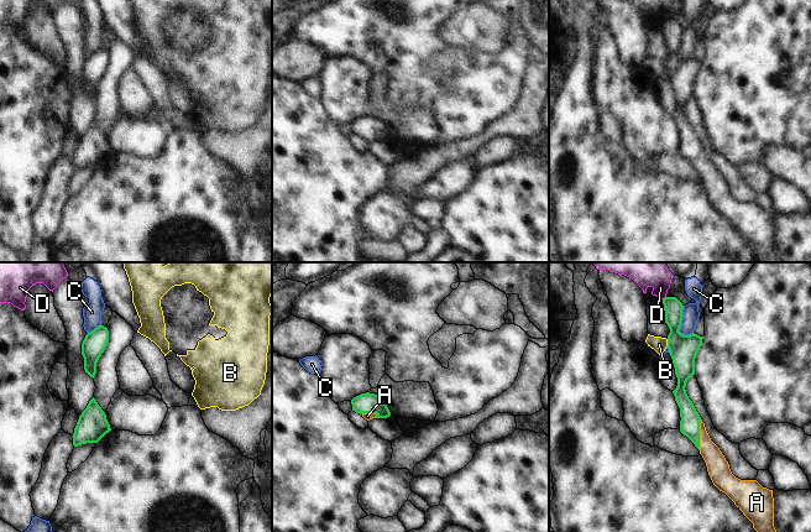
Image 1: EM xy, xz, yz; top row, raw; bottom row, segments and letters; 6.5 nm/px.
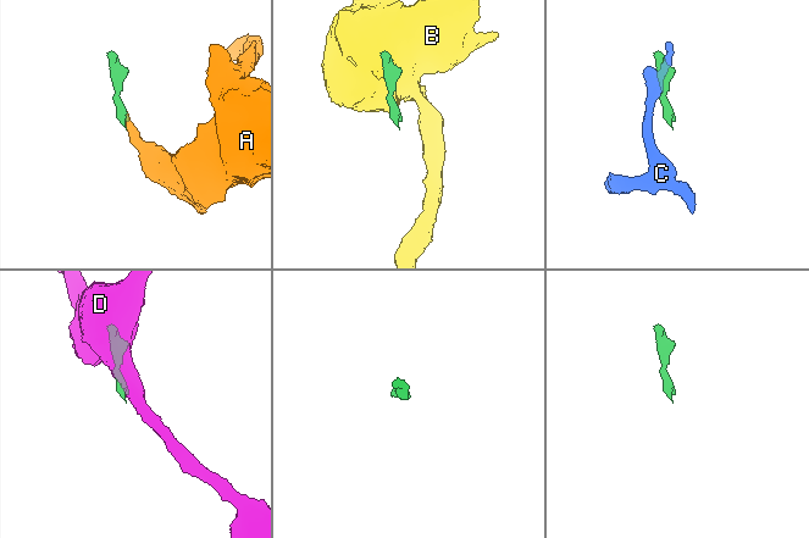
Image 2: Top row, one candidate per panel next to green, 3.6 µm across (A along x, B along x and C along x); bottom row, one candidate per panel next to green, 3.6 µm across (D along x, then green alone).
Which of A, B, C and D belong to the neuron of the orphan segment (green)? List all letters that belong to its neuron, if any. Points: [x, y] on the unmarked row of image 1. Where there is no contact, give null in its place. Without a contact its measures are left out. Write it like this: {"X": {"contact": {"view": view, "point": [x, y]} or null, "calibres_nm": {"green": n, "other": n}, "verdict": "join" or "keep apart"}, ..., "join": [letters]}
{"A": {"contact": {"view": "yz", "point": [699, 157]}, "calibres_nm": {"green": 130, "other": 140}, "verdict": "join"}, "B": {"contact": {"view": "yz", "point": [668, 66]}, "calibres_nm": {"green": 180, "other": 100}, "verdict": "keep apart"}, "C": {"contact": {"view": "yz", "point": [680, 46]}, "calibres_nm": {"green": 180, "other": 110}, "verdict": "keep apart"}, "D": {"contact": {"view": "yz", "point": [664, 21]}, "calibres_nm": {"green": 120, "other": 110}, "verdict": "keep apart"}, "join": ["A"]}

